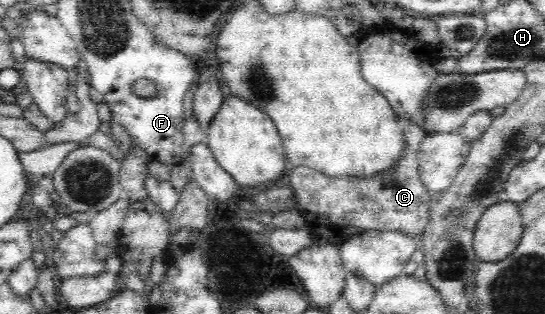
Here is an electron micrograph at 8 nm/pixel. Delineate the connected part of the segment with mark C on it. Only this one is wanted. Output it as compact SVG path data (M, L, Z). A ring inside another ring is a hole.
M401 118L407 140L407 153L402 156L396 169L376 179L330 179L319 171L300 166L288 171L287 181L296 196L297 209L301 212L305 226L313 234L314 240L337 245L351 237L387 231L401 231L413 241L419 242L428 223L430 192L422 183L418 171L417 153L420 143L427 135L423 125Z

